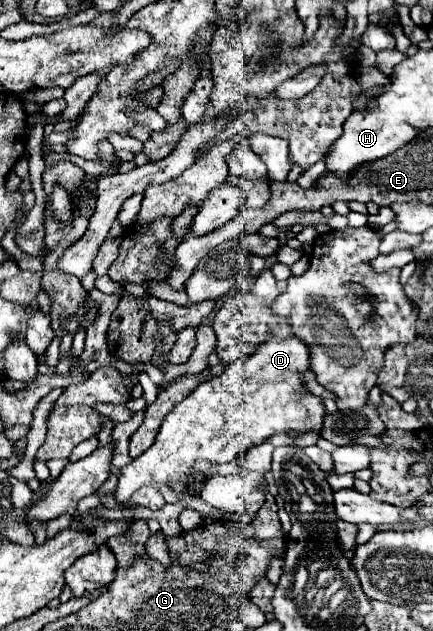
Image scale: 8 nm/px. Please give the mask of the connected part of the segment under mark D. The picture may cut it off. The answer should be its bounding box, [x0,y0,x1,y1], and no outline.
[115,333,325,503]

